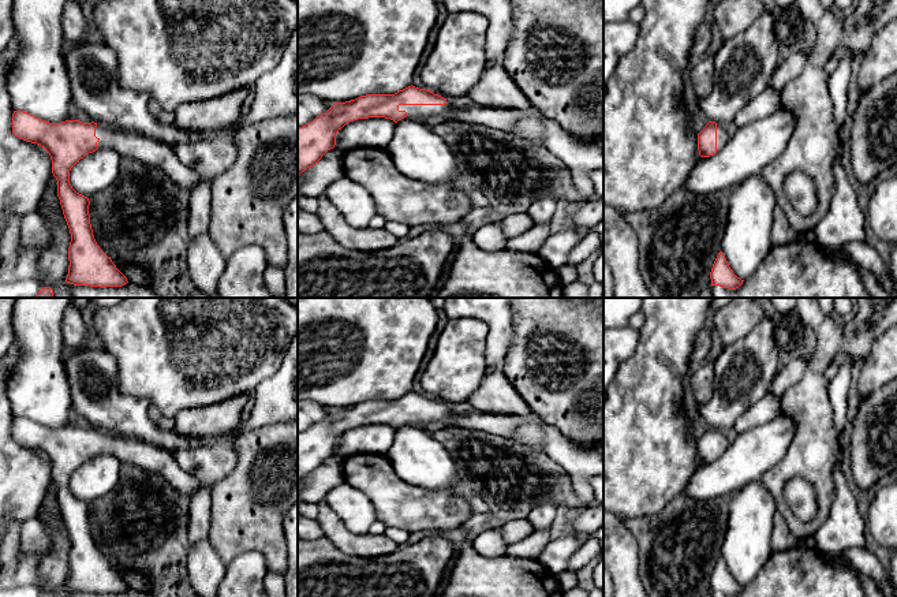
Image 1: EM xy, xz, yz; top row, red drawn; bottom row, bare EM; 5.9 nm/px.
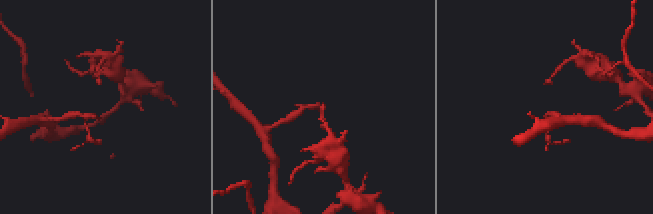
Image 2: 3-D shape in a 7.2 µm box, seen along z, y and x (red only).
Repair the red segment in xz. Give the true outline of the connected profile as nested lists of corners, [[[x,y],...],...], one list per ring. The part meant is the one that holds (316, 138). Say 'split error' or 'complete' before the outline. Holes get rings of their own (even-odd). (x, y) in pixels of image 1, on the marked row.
split error; [[[412,85],[395,94],[366,94],[336,102],[313,122],[298,127],[298,176],[334,148],[337,131],[350,122],[385,117],[397,123],[407,116],[436,115],[453,120],[457,109],[449,105],[446,98]]]

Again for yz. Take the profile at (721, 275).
complete; [[[722,251],[718,253],[713,264],[710,279],[711,286],[720,286],[729,290],[739,288],[744,281],[733,273]]]

